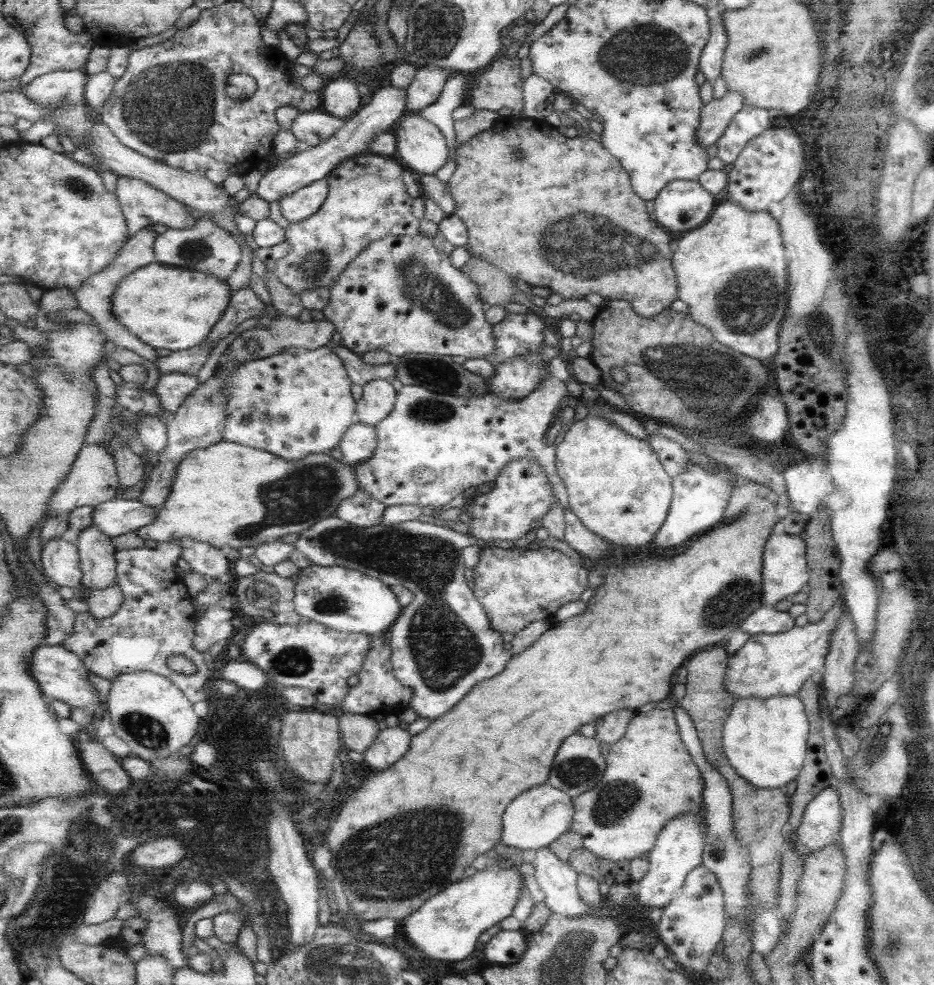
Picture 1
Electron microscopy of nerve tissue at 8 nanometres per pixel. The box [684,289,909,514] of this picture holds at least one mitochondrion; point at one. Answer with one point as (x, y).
(716, 372)

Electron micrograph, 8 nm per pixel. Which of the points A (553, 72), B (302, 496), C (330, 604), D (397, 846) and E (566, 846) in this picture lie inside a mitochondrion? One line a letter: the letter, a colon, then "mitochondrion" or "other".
A: other
B: mitochondrion
C: mitochondrion
D: mitochondrion
E: other

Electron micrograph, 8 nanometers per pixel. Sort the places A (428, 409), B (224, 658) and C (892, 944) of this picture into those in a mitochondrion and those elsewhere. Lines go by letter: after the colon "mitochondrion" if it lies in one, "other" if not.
A: mitochondrion
B: other
C: mitochondrion

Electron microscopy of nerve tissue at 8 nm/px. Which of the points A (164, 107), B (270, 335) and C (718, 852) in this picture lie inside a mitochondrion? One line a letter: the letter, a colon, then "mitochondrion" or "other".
A: mitochondrion
B: mitochondrion
C: mitochondrion

